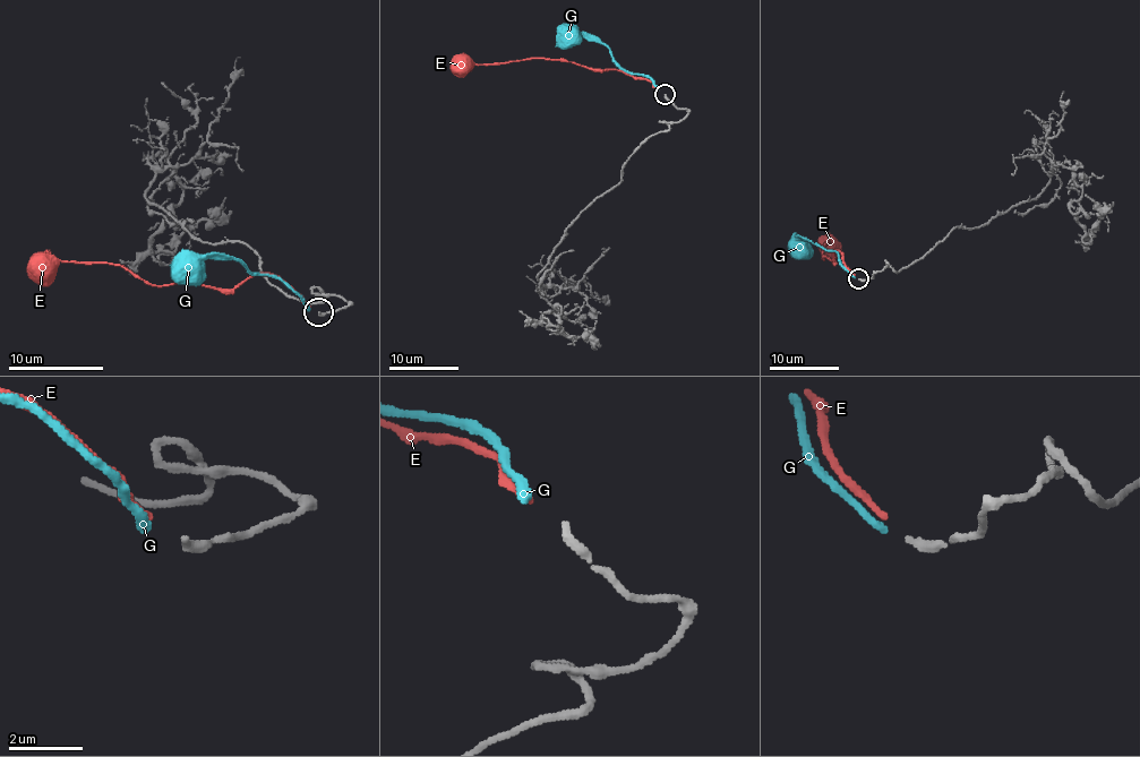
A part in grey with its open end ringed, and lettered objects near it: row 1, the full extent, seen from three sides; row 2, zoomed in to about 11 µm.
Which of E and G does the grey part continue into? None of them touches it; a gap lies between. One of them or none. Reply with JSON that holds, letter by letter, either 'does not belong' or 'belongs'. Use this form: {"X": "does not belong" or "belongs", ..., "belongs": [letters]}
{"E": "belongs", "G": "does not belong", "belongs": ["E"]}

